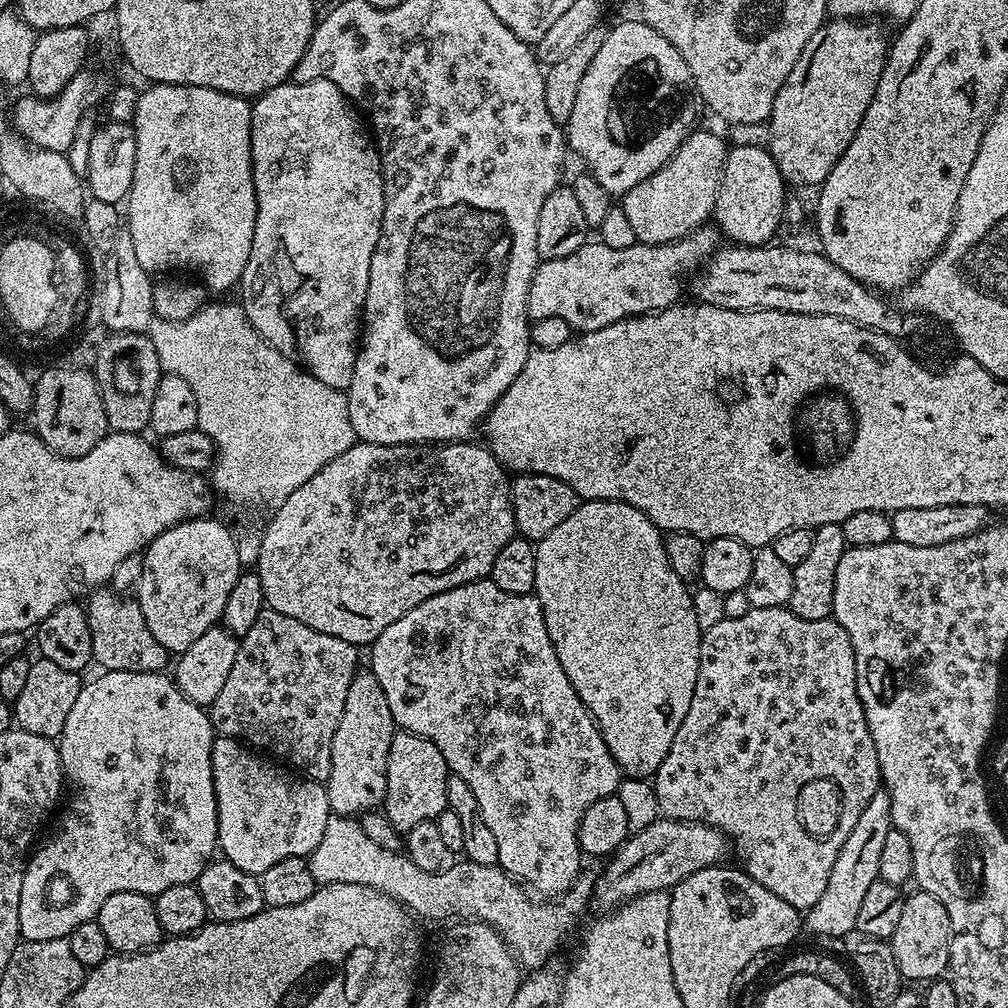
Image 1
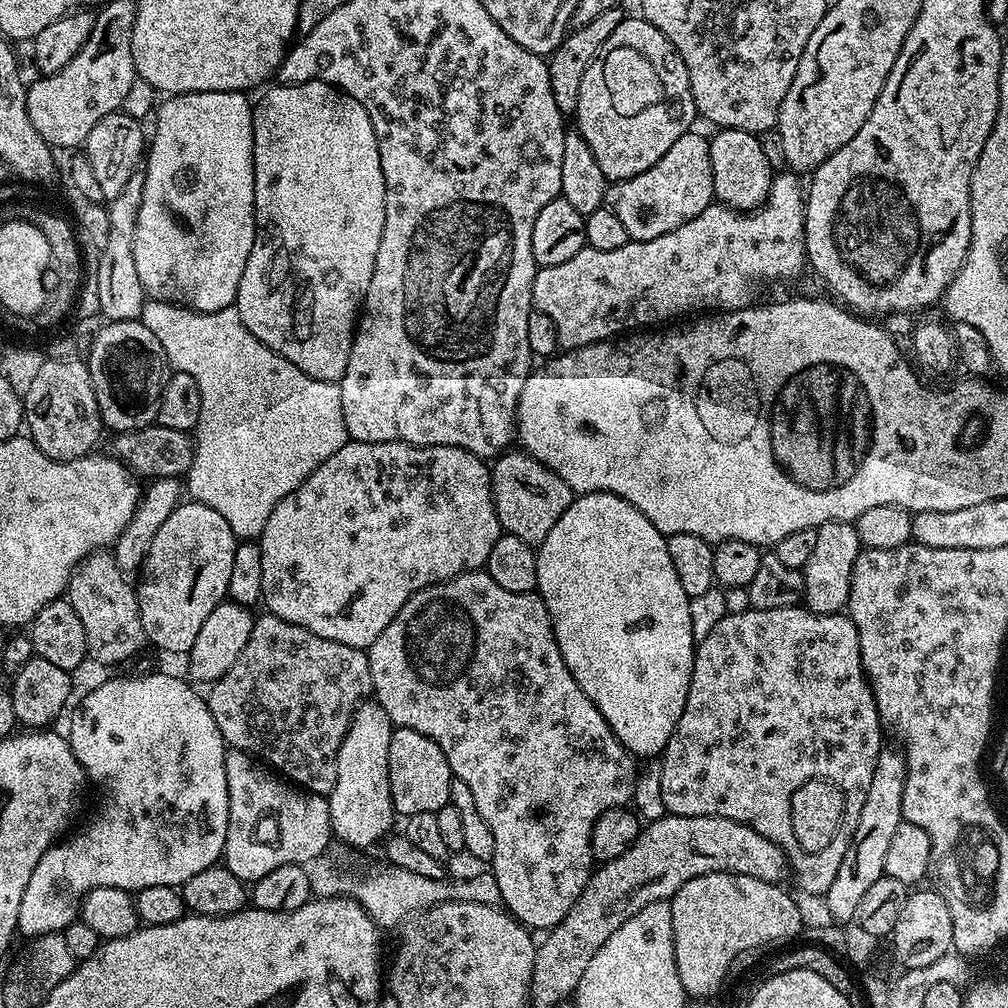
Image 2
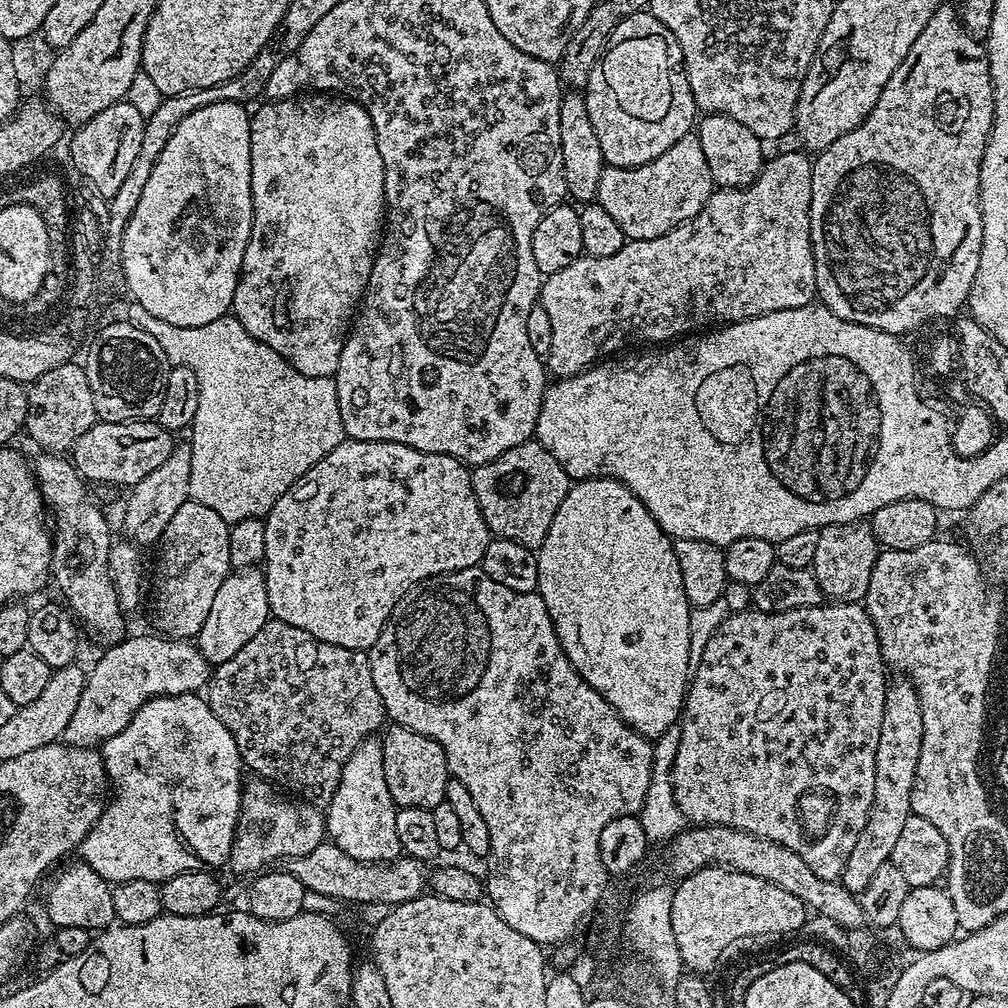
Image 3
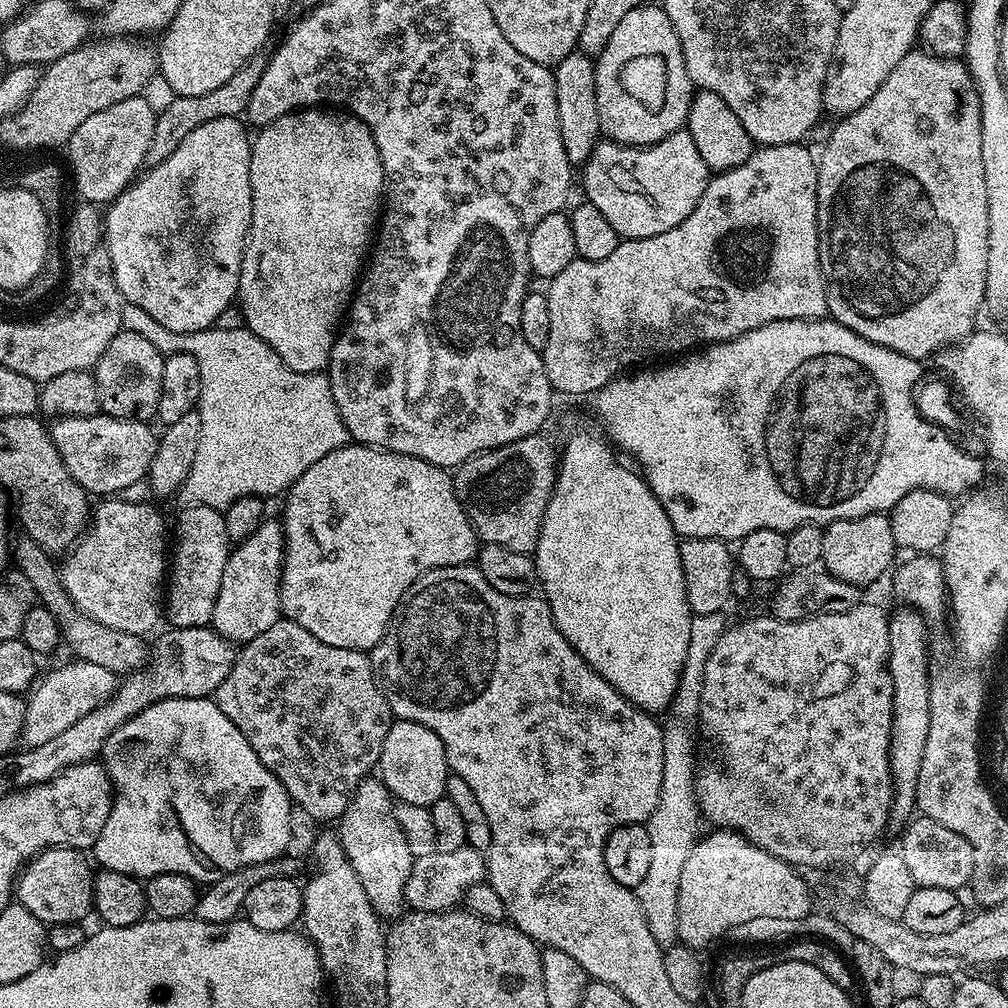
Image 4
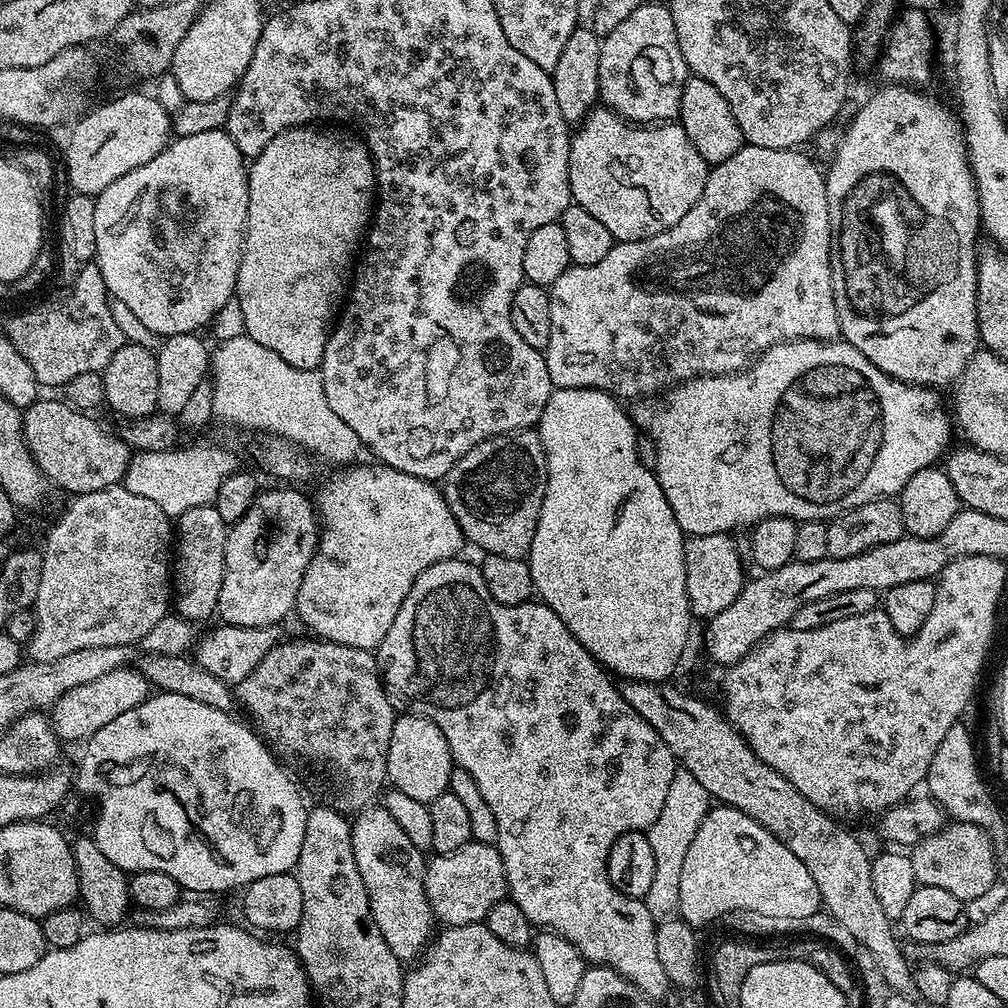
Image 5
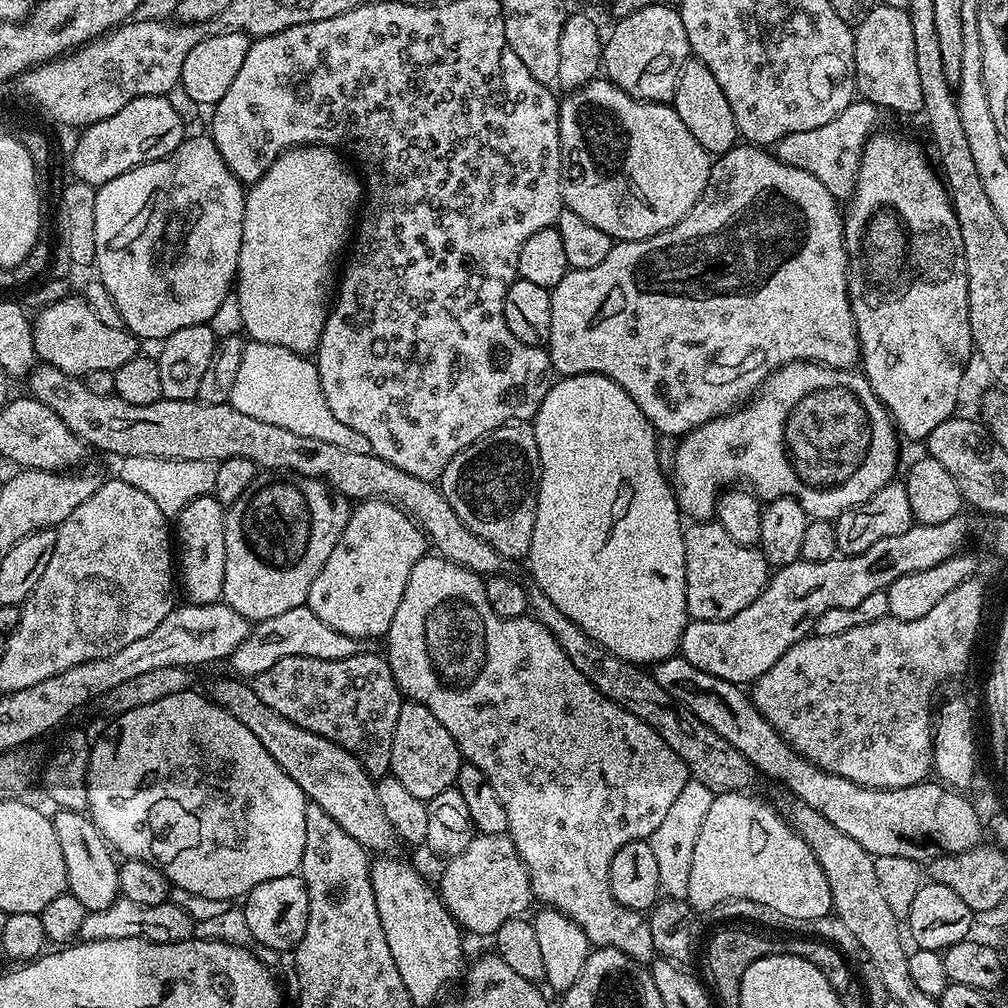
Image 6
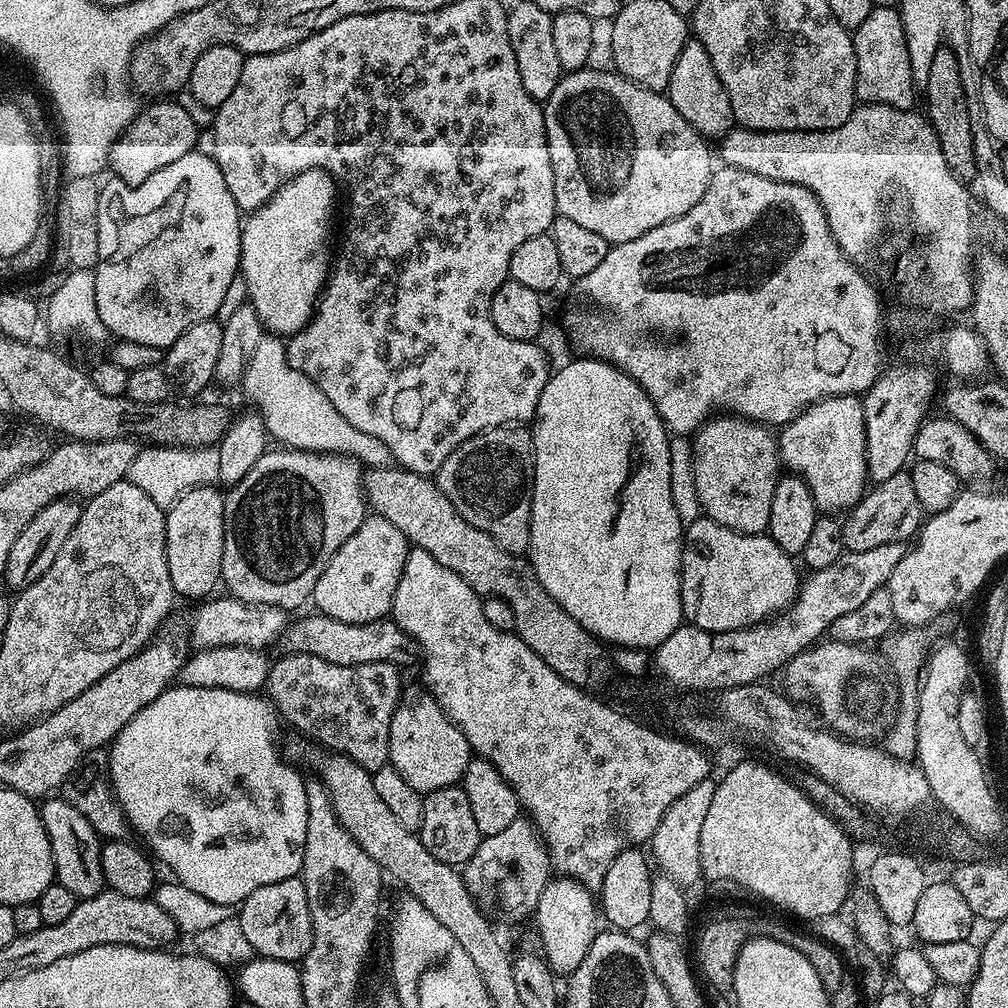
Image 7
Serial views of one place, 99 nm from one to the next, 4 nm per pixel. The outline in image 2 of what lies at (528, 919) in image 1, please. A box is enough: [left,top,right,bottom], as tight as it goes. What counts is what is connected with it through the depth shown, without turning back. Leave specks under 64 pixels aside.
[308,854,499,930]

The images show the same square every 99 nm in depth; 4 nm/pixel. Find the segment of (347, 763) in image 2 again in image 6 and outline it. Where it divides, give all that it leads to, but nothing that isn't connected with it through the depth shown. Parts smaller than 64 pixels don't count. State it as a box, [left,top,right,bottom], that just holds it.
[370,854,465,1006]

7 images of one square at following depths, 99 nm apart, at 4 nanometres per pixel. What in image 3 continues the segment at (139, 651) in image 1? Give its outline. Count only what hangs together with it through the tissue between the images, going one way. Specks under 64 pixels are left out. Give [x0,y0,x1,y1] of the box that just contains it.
[30,451,126,645]

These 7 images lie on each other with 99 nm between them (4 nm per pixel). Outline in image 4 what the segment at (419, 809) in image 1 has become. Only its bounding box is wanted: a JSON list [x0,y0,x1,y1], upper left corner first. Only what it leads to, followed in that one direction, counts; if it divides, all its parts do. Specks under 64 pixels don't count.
[378,719,449,808]

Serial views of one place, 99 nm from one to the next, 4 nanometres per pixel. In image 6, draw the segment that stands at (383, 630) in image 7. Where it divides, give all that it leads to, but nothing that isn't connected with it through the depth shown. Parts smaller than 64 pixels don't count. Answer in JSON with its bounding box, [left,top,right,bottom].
[230,604,362,678]

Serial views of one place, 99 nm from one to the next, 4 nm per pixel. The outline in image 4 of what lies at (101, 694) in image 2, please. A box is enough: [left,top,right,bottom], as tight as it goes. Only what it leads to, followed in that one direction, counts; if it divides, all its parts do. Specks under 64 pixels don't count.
[94,698,293,882]

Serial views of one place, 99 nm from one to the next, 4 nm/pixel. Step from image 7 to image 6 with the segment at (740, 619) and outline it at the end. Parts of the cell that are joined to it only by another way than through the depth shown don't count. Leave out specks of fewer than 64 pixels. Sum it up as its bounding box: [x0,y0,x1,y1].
[684,523,770,620]

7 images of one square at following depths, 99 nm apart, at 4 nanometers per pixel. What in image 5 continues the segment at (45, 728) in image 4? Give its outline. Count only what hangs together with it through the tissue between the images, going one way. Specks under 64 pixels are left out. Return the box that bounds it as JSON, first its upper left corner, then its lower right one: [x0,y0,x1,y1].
[50,666,150,741]

